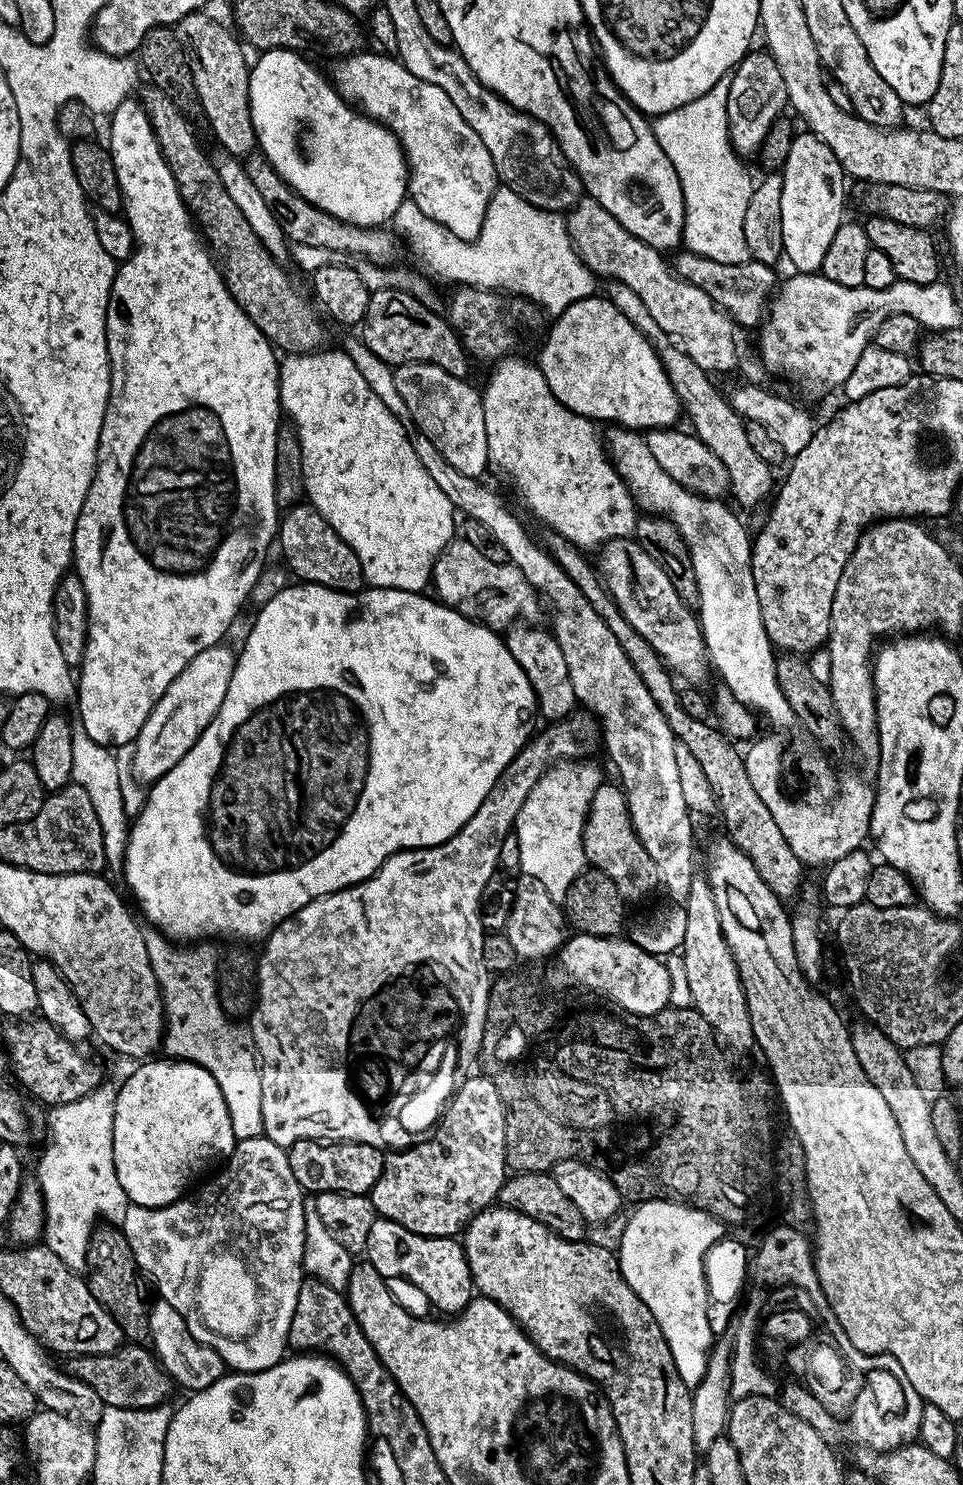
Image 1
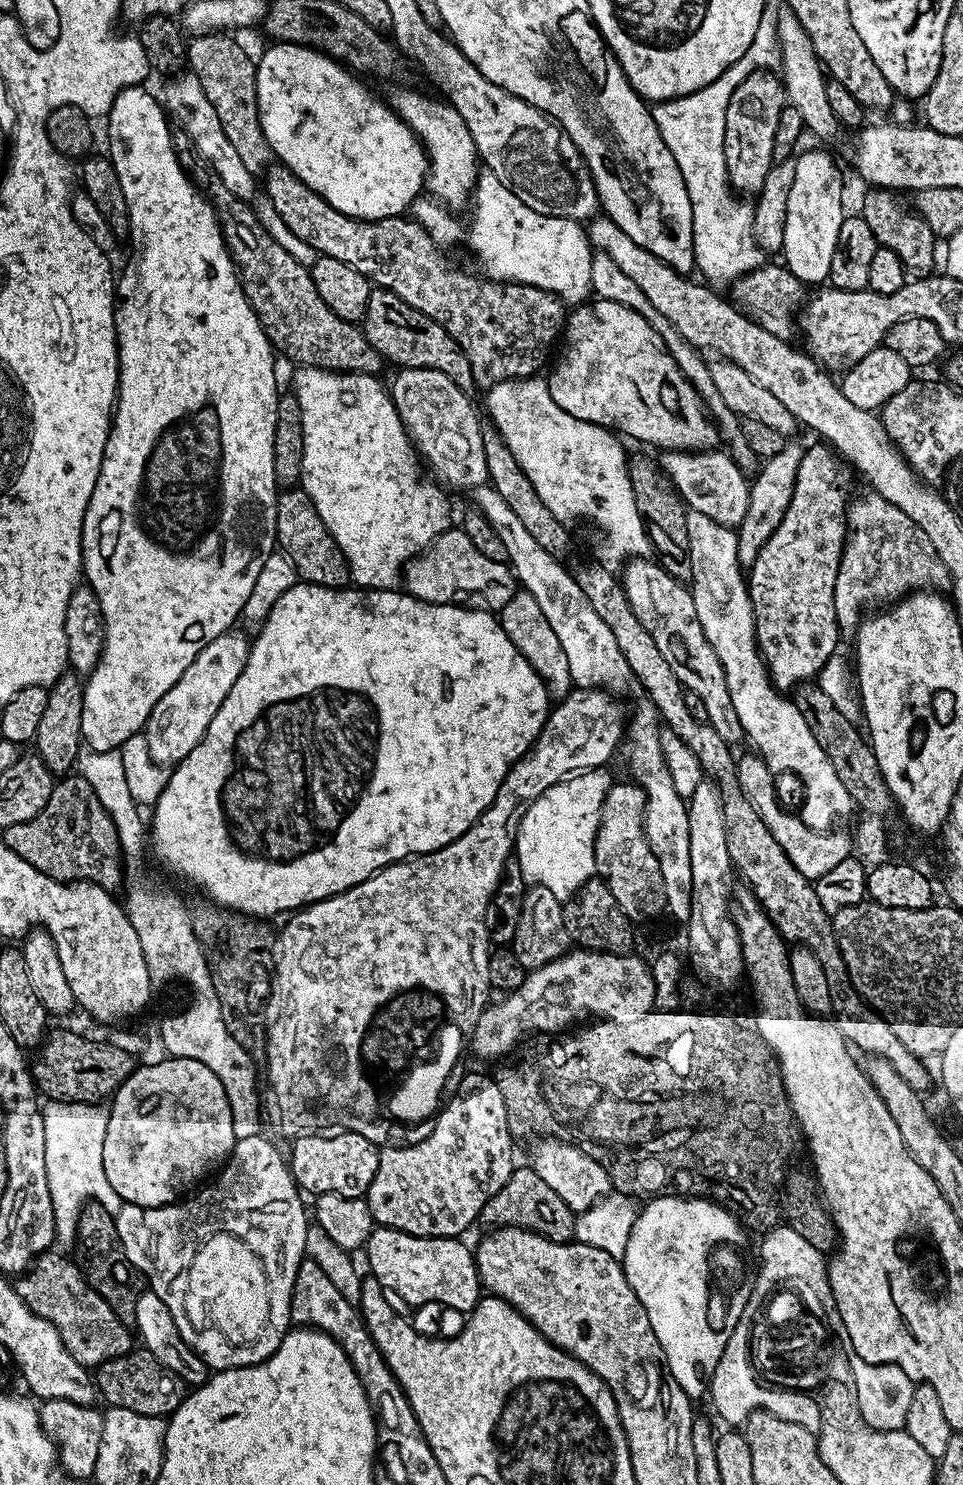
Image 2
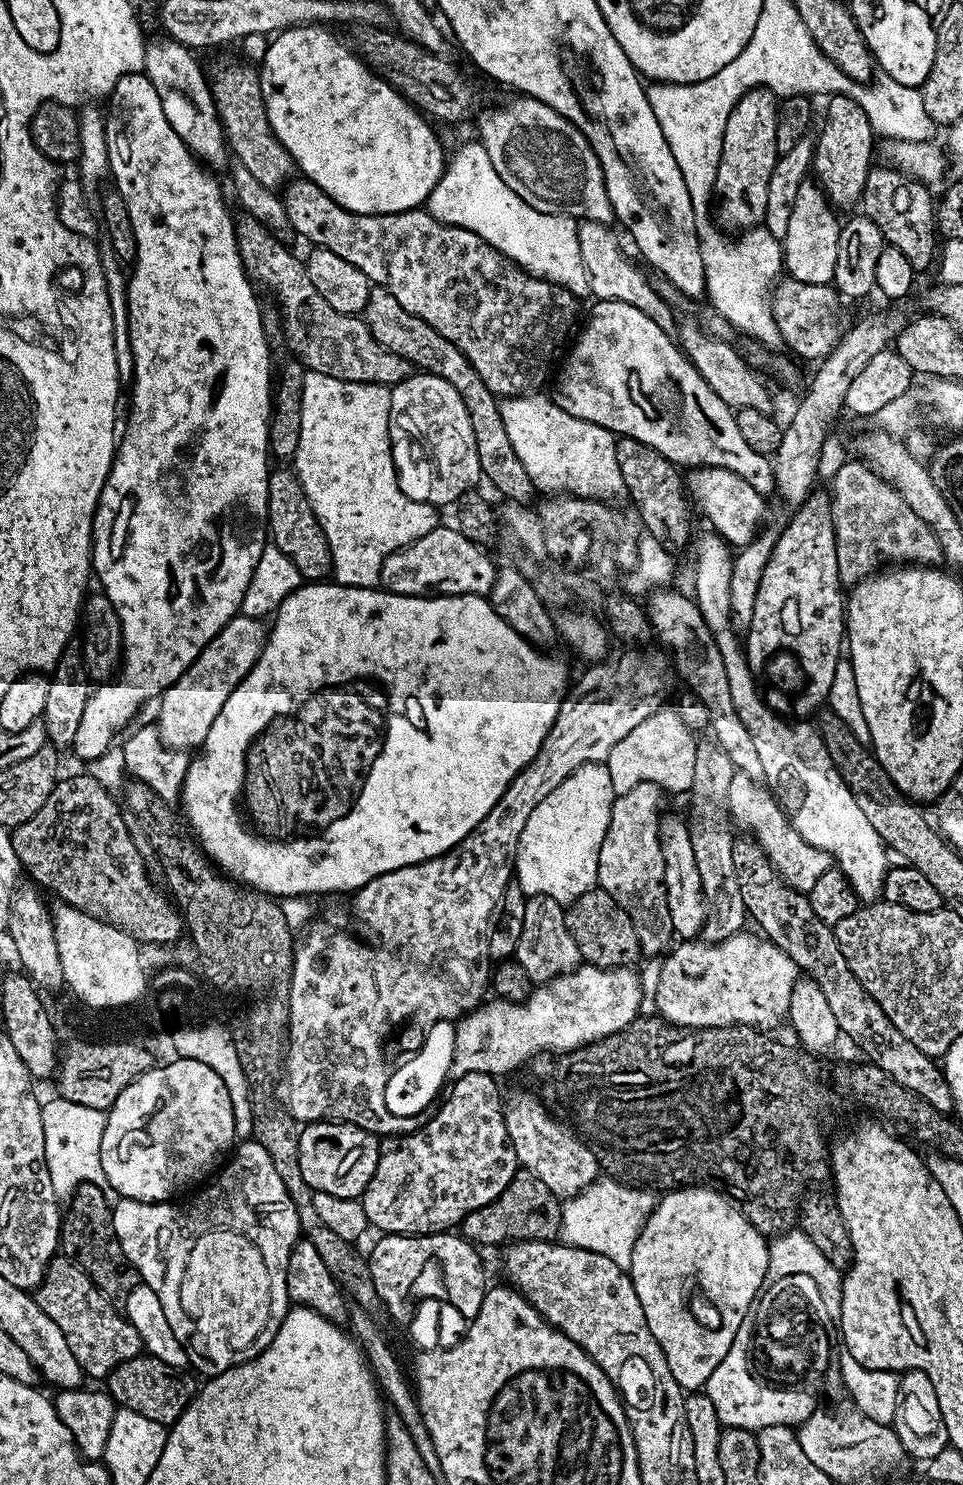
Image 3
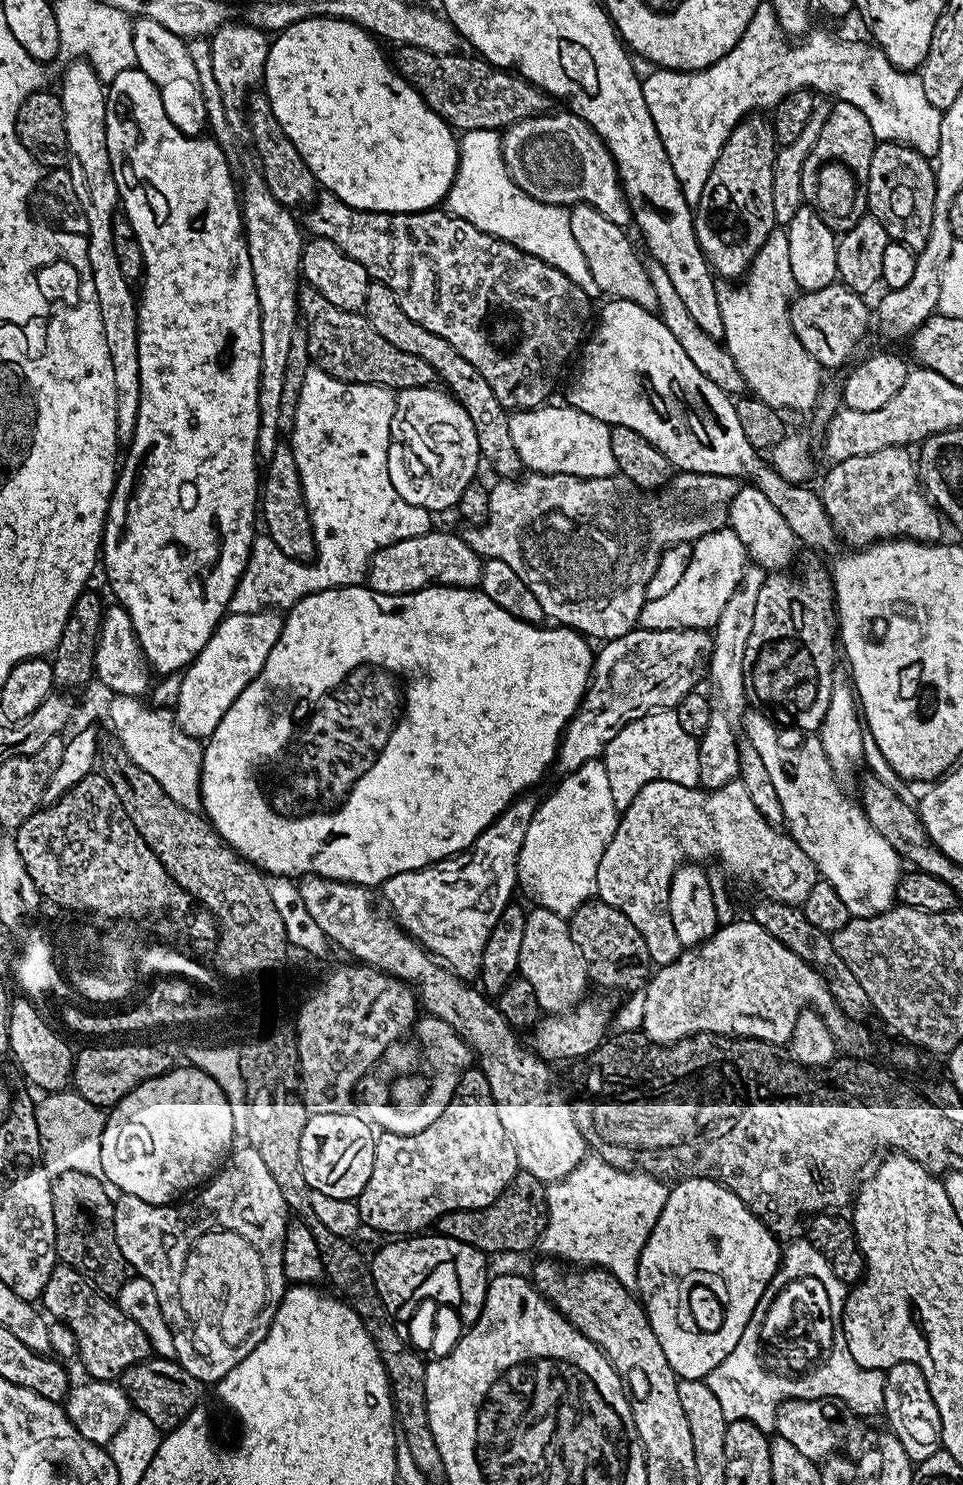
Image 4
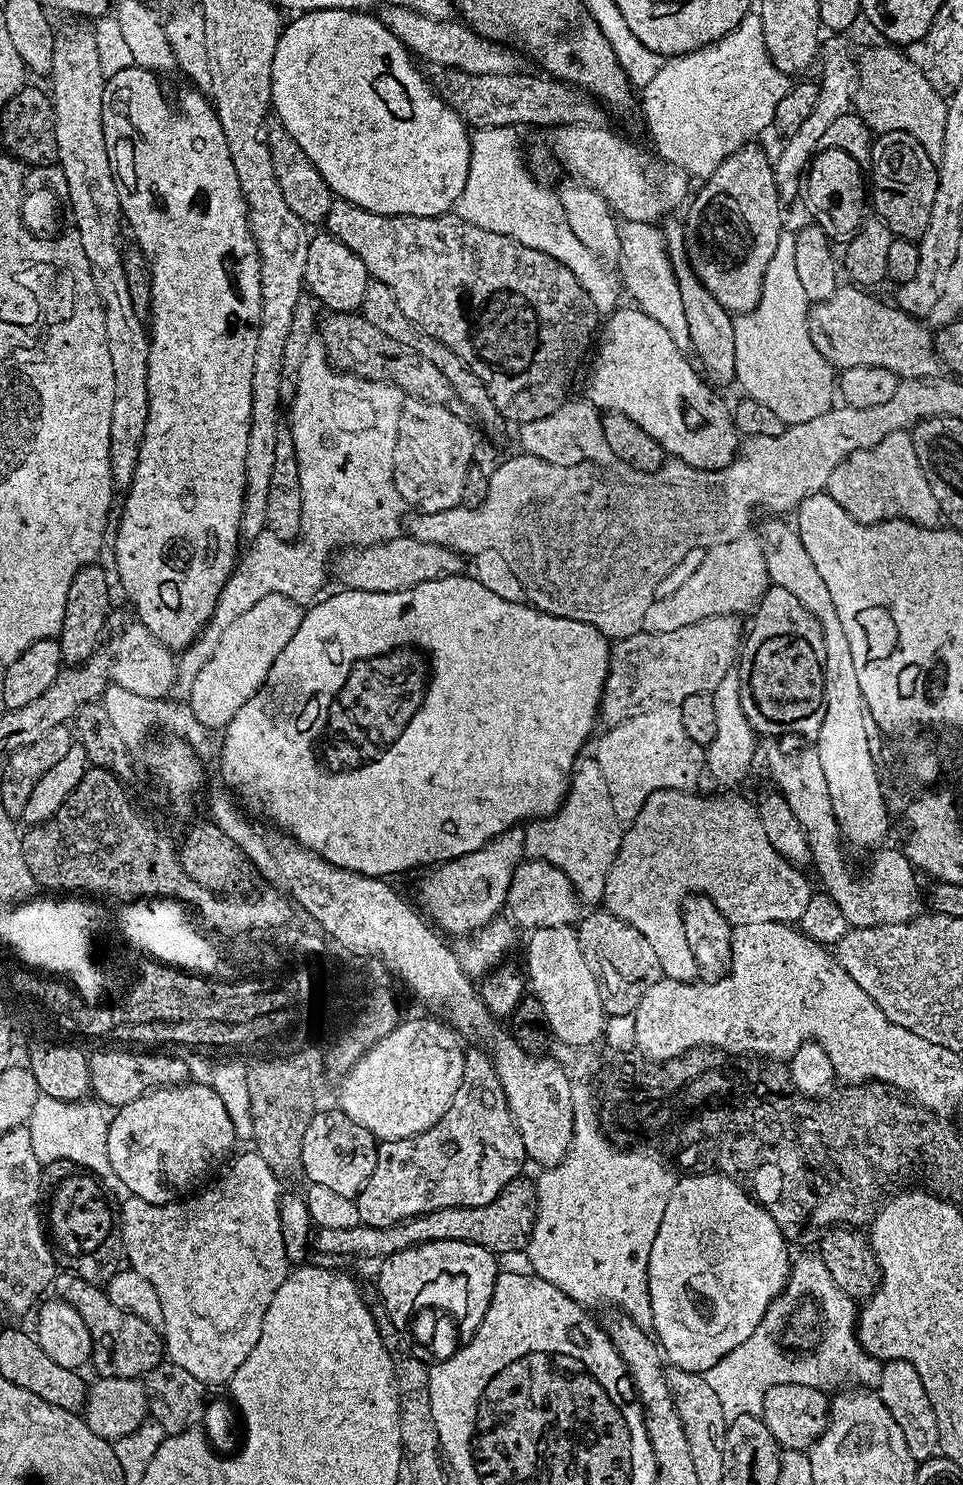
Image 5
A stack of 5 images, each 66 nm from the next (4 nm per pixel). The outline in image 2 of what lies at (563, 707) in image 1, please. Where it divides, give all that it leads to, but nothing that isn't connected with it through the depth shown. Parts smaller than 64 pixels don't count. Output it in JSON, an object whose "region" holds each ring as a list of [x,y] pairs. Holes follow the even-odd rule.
{"region":[[[518,590],[512,595],[510,602],[506,602],[506,606],[499,608],[498,619],[512,645],[522,654],[522,658],[526,658],[526,662],[530,662],[530,666],[534,666],[553,701],[559,702],[573,691],[570,666],[566,663],[566,650],[562,650],[562,642],[558,642],[550,622],[546,622],[546,614],[542,614],[538,602],[534,602],[534,594]]]}

